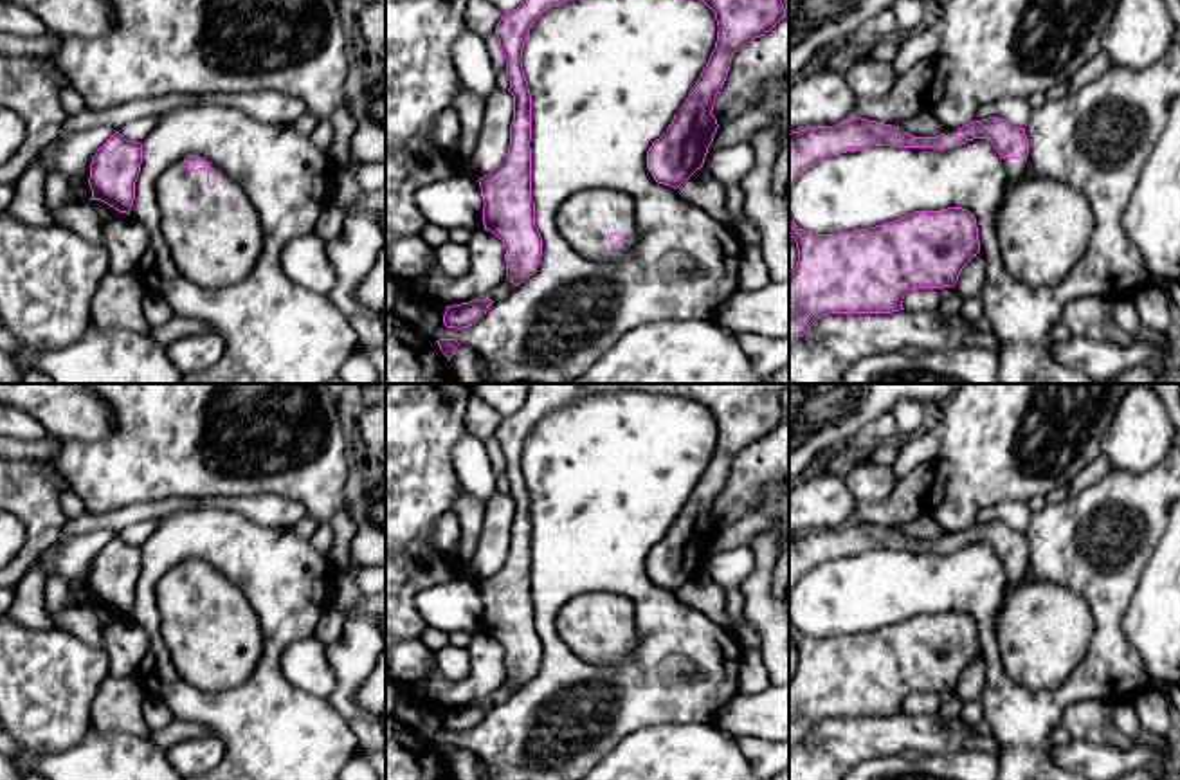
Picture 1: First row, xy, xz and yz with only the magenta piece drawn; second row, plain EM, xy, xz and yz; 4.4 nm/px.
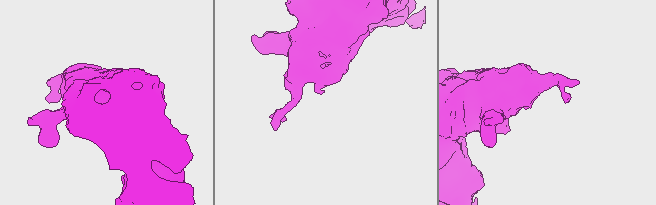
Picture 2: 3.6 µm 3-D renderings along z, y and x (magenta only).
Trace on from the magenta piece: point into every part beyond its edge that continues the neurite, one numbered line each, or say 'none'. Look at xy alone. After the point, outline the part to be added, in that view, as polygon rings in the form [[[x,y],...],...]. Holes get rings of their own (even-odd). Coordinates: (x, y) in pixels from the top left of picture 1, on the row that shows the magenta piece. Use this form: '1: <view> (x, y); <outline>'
1: xy (215, 236); [[[184,159],[169,166],[157,180],[157,204],[160,211],[160,231],[169,245],[177,268],[195,285],[218,290],[243,281],[259,261],[265,249],[261,222],[258,211],[249,202],[243,189],[227,177],[216,164],[207,162],[216,173],[216,186],[207,186],[207,171],[189,171]]]

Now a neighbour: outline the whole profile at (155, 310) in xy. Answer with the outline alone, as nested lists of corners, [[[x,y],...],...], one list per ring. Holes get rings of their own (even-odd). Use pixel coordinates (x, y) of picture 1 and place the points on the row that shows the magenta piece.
[[[151,292],[142,297],[142,315],[150,326],[164,326],[177,319],[166,299]]]

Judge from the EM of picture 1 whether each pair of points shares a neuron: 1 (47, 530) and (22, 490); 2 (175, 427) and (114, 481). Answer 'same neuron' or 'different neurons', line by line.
1: same neuron
2: same neuron

